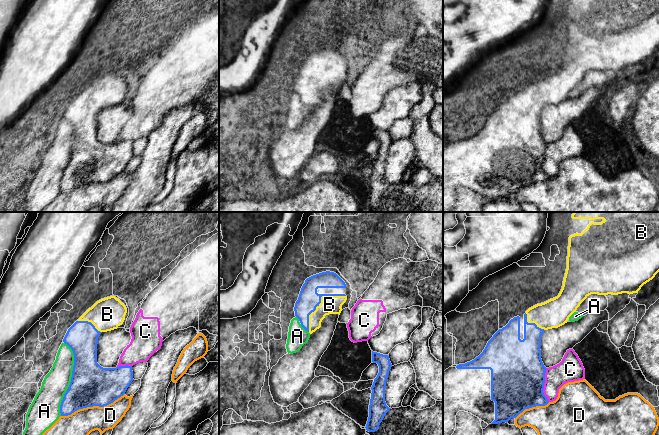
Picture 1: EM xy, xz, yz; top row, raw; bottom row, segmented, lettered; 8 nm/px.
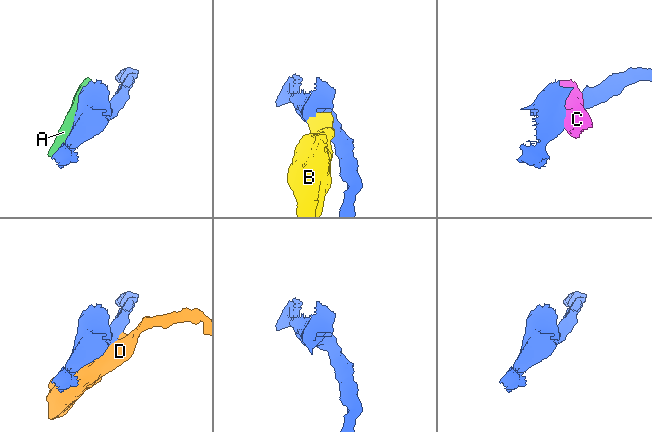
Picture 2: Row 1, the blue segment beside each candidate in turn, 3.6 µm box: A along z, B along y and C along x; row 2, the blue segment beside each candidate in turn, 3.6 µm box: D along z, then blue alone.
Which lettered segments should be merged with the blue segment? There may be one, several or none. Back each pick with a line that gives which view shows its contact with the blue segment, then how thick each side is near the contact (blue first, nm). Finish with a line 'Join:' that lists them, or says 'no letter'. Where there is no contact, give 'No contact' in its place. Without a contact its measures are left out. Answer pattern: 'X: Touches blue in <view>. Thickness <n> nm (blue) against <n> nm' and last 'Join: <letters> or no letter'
B: Touches blue in xz. Thickness 170 nm (blue) against 140 nm
Join: B

